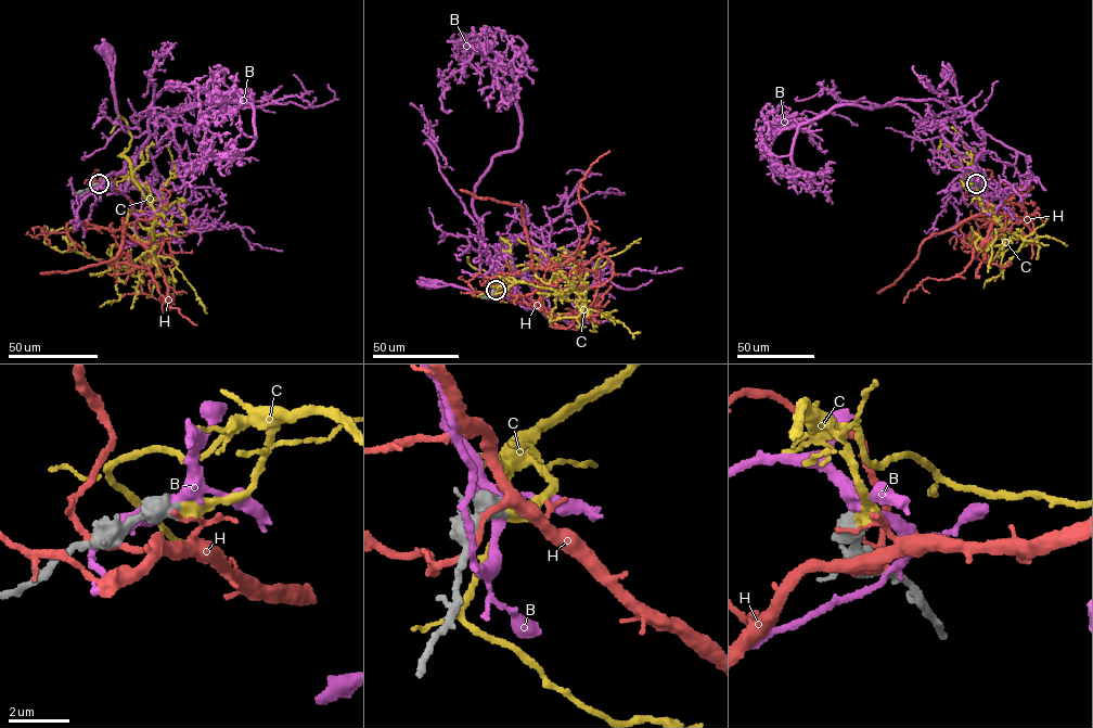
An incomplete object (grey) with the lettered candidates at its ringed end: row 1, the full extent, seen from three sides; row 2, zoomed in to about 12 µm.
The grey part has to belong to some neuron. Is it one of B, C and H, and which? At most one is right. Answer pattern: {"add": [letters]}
{"add": ["C"]}

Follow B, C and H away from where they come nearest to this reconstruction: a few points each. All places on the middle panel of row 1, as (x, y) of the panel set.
B: (494, 290), (490, 265), (505, 277), (512, 291), (509, 285), (499, 295), (489, 297), (427, 281)
C: (494, 290), (506, 276), (550, 264), (573, 285), (564, 294), (518, 282), (503, 292), (479, 295), (492, 298)
H: (496, 289), (547, 310), (540, 288), (569, 275), (590, 231), (579, 198), (582, 180), (609, 151)

